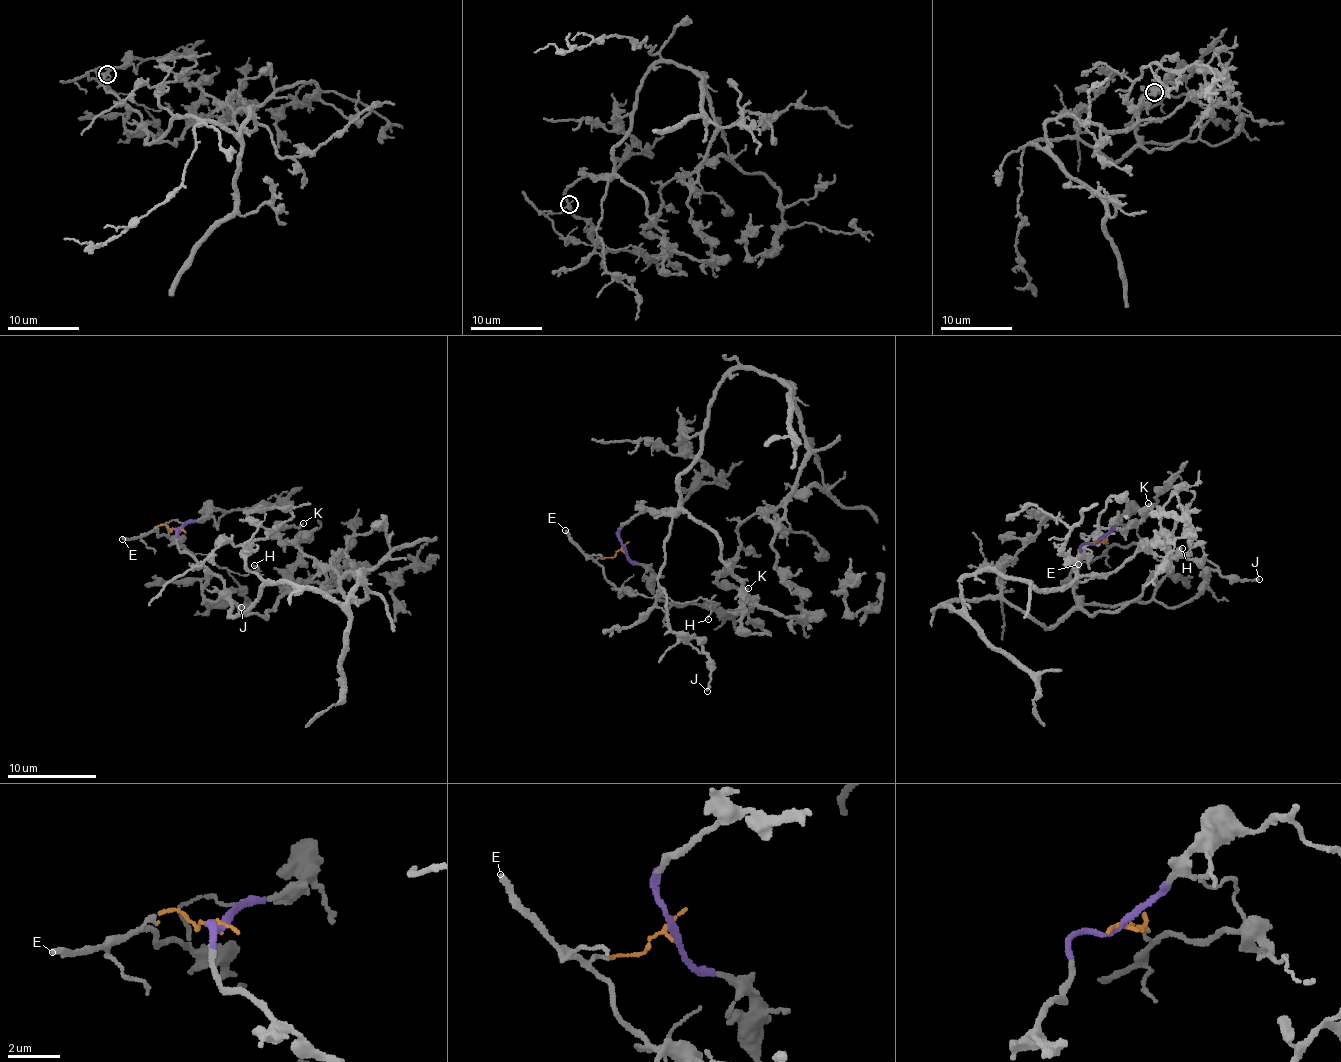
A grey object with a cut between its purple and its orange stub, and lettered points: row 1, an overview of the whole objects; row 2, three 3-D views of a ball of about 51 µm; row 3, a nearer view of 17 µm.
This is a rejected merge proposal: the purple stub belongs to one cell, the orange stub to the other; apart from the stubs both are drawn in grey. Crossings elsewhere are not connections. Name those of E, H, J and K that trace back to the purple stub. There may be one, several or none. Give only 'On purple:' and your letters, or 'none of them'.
On purple: J, K

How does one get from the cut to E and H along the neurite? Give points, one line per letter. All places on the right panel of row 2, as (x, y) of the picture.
E: (1098, 540), (1105, 538), (1108, 546), (1098, 557), (1078, 564)
H: (1098, 540), (1105, 538), (1108, 545), (1140, 543), (1162, 563), (1169, 553), (1182, 549)

